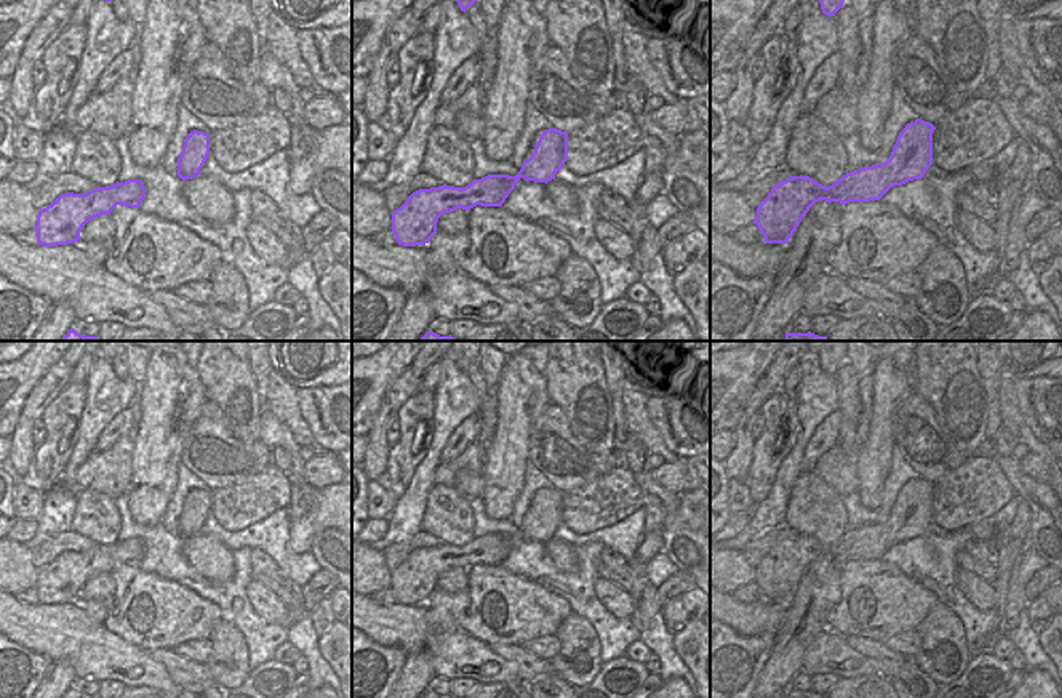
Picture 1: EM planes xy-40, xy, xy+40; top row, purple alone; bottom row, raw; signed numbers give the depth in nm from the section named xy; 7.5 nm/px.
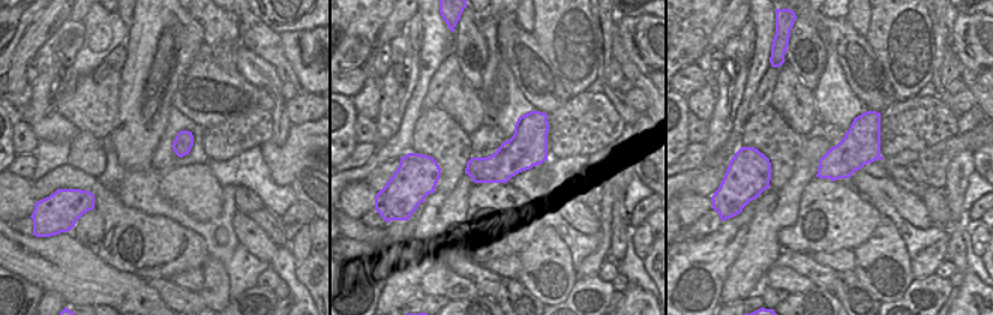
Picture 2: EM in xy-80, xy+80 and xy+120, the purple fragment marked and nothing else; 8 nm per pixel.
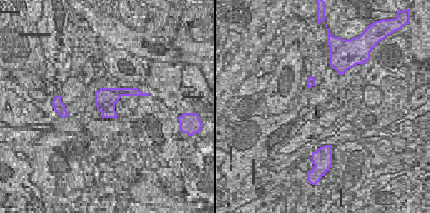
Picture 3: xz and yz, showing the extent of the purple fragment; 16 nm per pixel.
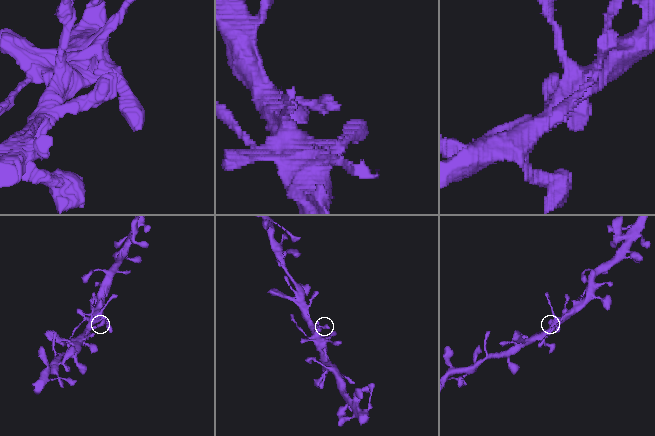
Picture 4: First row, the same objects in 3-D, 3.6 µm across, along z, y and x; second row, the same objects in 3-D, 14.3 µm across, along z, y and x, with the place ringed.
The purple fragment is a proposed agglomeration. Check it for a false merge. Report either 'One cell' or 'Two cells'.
One cell.

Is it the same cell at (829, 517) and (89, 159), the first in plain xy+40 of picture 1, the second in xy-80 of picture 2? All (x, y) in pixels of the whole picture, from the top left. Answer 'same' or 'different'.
same

